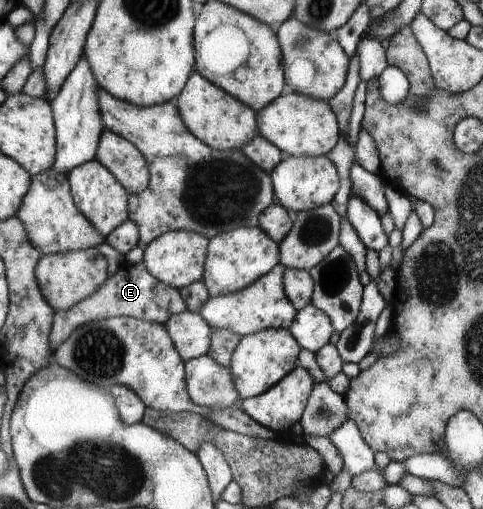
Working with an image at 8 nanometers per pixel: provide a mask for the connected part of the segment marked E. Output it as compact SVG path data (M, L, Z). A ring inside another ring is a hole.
M144 261L138 262L138 264L124 264L118 269L118 272L111 274L110 278L107 278L106 282L96 292L92 292L90 296L77 302L68 310L54 312L52 330L50 330L50 348L52 348L52 352L56 352L56 348L64 340L68 340L68 336L78 326L88 324L93 320L125 316L126 318L134 317L148 322L165 324L172 314L186 310L187 306L182 296L180 296L180 291L173 286L164 284L158 278L154 278L148 272Z

